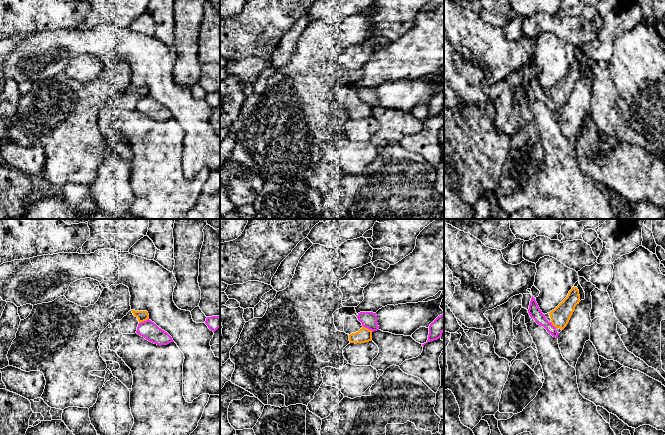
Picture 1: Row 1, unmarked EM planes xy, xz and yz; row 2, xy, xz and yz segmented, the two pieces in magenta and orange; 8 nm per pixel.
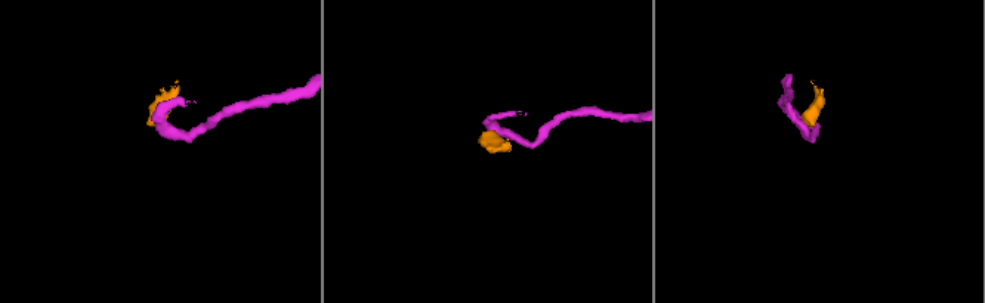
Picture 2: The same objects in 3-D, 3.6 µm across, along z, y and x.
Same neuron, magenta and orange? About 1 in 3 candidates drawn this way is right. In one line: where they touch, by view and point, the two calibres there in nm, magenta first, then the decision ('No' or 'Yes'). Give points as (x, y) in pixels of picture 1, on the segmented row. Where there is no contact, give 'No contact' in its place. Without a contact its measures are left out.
Touches magenta at xy (144, 321). Thickness 150 nm (magenta) against 90 nm. No

